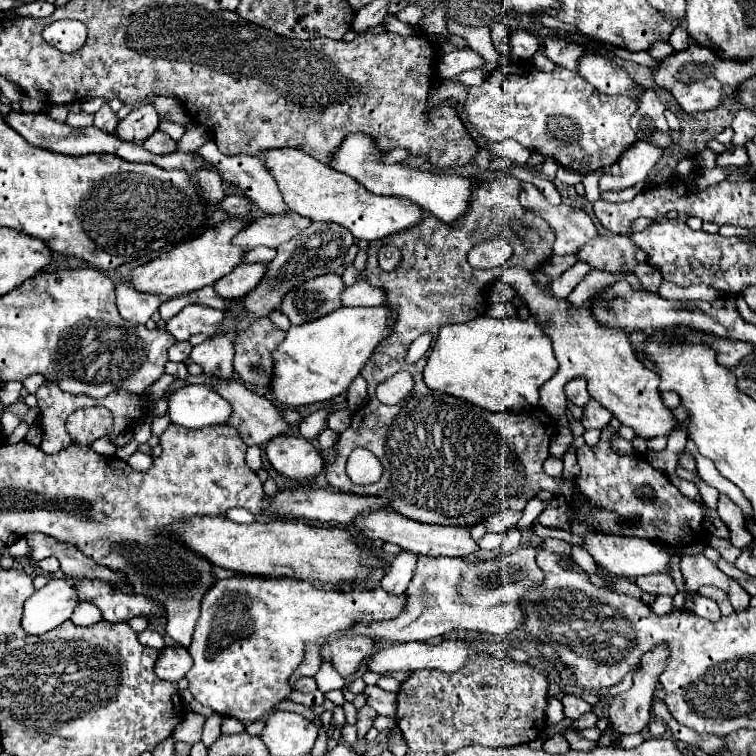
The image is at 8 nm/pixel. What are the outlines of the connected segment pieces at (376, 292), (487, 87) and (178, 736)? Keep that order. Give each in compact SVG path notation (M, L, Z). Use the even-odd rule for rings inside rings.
M359 270L357 282L353 286L349 286L341 296L343 306L381 306L381 304L385 304L385 300L387 300L385 290L371 286L367 282L365 270Z
M513 62L493 70L481 86L467 92L465 112L489 142L513 138L531 152L551 156L567 170L589 174L607 168L635 142L629 126L637 102L627 96L603 96L575 70L541 72L533 62Z
M187 712L187 714L183 716L183 720L179 722L179 726L175 728L173 738L175 738L175 740L183 740L183 742L191 742L191 744L199 742L205 720L207 720L207 718L205 718L203 714Z

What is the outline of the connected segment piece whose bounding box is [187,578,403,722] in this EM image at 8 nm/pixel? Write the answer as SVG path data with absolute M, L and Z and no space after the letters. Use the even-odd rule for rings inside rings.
M229 578L229 580L223 580L223 582L215 582L209 592L203 596L201 600L201 614L199 614L199 620L195 624L195 632L193 632L193 642L191 642L191 648L189 648L189 654L193 658L193 668L187 672L187 680L189 680L189 690L193 692L193 698L197 702L201 702L203 706L215 710L217 714L223 714L223 716L233 716L241 722L255 722L257 718L261 716L267 716L271 712L275 712L275 706L279 702L288 699L292 689L287 689L287 682L289 682L289 676L295 672L295 668L299 666L301 658L303 658L303 650L305 650L305 644L307 642L313 642L315 638L321 638L321 636L329 636L331 632L347 632L355 622L377 622L377 620L383 620L383 618L395 618L395 614L399 614L399 606L403 606L403 594L401 596L395 596L395 594L387 594L385 590L381 588L375 588L375 590L319 590L317 586L313 586L311 582L303 582L303 580L261 580L261 578Z

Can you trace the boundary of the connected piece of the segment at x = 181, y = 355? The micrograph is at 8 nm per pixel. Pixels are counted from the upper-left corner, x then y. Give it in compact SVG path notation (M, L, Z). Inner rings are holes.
M189 341L173 344L171 350L169 350L169 360L173 362L184 362L185 358L189 357L192 348Z

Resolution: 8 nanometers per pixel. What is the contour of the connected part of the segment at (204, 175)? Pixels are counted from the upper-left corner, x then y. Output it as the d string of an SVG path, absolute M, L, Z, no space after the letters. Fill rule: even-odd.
M201 168L197 170L197 188L201 192L201 196L205 200L209 200L209 204L217 204L223 200L225 192L223 192L223 180L221 176L211 170L211 168Z

